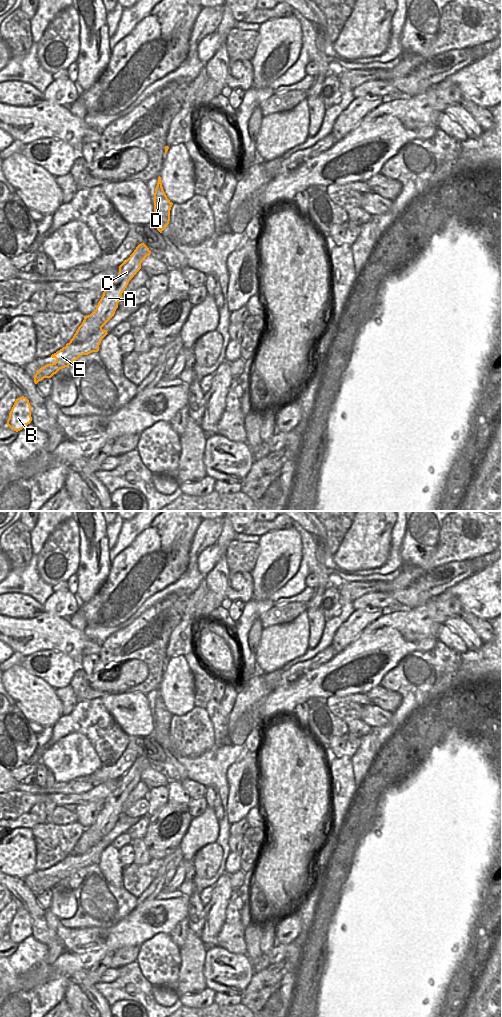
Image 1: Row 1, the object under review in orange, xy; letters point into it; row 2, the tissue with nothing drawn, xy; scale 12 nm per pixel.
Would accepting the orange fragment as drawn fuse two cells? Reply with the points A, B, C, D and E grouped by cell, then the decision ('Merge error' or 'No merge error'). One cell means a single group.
Groups: A B E / C D. Merge error.

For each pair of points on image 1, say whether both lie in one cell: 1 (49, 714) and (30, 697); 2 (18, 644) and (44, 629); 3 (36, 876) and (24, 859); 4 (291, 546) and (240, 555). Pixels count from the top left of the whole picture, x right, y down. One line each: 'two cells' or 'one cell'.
1: one cell
2: one cell
3: two cells
4: two cells

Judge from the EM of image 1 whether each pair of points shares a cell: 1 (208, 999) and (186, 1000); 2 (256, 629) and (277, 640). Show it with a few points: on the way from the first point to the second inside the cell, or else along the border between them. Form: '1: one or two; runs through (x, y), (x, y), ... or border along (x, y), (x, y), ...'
1: one; runs through (203, 999), (191, 1000)
2: two; border along (263, 628), (258, 647), (254, 652)

